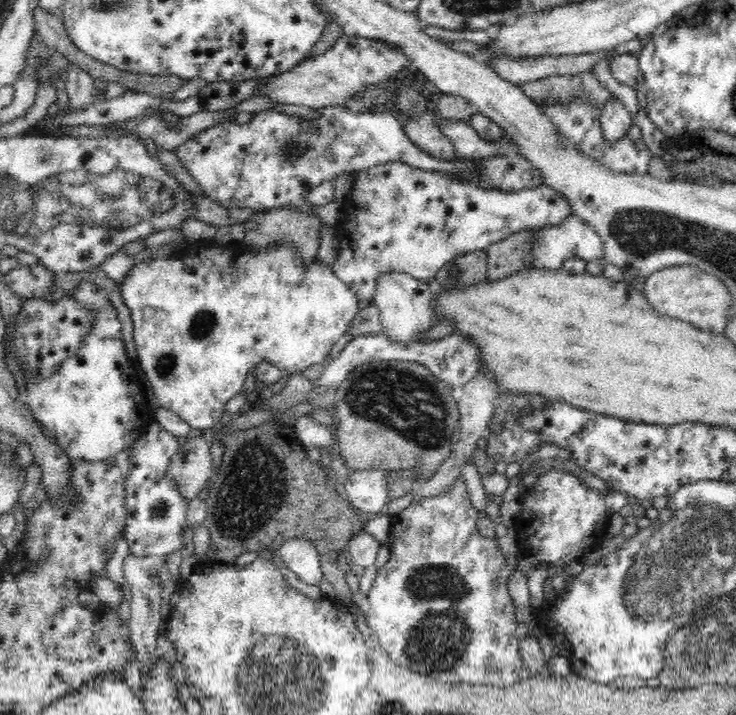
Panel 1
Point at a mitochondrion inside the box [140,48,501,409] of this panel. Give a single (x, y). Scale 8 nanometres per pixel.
(291, 149)

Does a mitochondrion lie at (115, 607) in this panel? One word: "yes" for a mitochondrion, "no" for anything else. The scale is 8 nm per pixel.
no

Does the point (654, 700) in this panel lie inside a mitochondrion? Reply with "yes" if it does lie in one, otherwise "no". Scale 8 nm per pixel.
no

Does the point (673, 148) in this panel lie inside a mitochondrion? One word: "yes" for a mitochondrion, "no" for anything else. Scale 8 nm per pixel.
no

